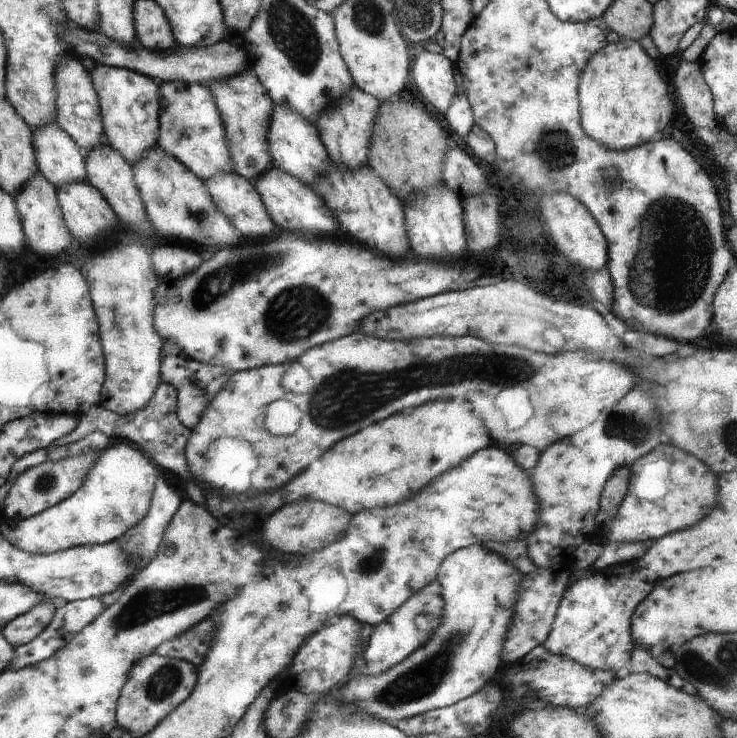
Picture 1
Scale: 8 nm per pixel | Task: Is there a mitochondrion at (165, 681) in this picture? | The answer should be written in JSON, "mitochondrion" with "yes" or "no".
{"mitochondrion":"yes"}

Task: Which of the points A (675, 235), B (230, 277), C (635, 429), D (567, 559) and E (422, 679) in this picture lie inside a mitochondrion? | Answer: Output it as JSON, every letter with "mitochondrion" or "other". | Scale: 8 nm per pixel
{"A":"mitochondrion","B":"mitochondrion","C":"mitochondrion","D":"other","E":"mitochondrion"}

